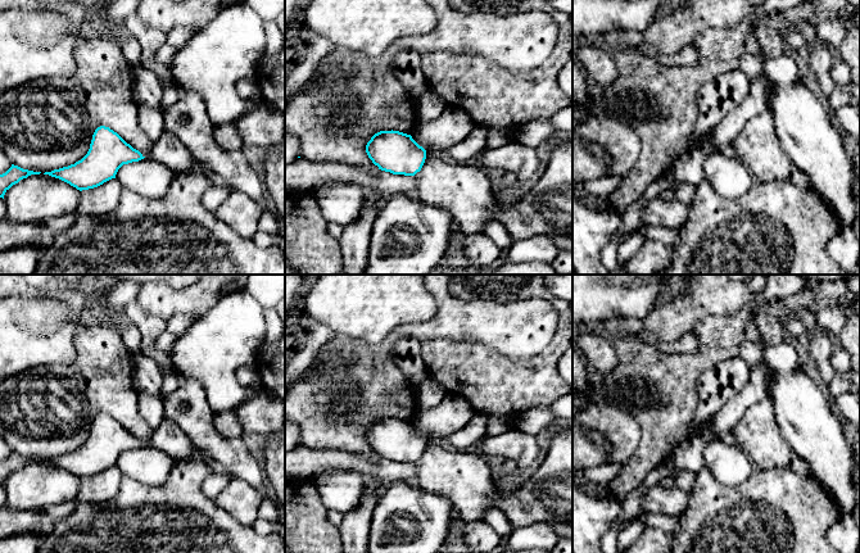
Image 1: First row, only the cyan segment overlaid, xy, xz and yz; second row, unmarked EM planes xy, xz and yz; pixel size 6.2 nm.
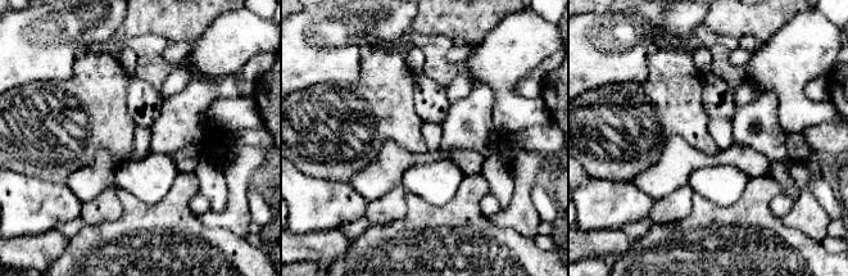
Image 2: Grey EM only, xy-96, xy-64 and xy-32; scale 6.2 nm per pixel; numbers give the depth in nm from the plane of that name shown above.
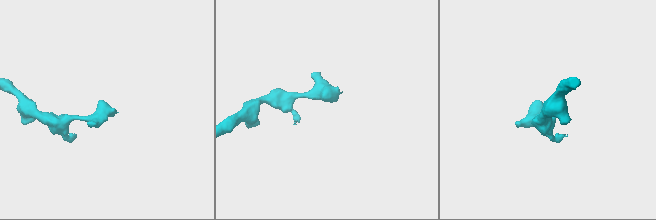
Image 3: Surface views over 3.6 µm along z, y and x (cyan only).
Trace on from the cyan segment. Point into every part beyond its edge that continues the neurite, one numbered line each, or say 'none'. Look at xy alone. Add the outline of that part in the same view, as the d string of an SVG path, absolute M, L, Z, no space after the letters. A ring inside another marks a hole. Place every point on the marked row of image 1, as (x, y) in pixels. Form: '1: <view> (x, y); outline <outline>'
1: xy (167, 149); outline M166 130L154 141L153 148L142 154L142 157L166 164L175 173L186 172L198 167L189 149L173 133Z

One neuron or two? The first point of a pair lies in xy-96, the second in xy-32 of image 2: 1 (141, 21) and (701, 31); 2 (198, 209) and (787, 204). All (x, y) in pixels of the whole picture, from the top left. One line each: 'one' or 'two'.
1: two
2: one

